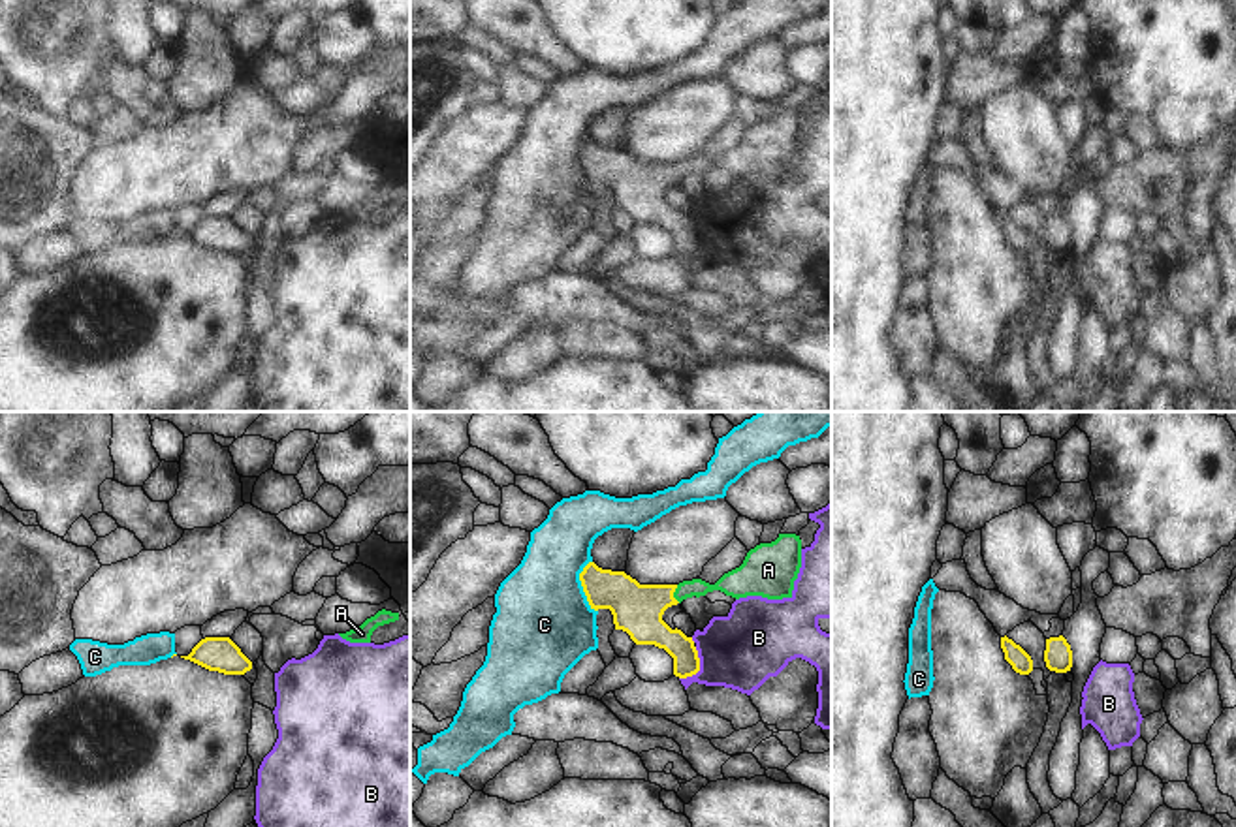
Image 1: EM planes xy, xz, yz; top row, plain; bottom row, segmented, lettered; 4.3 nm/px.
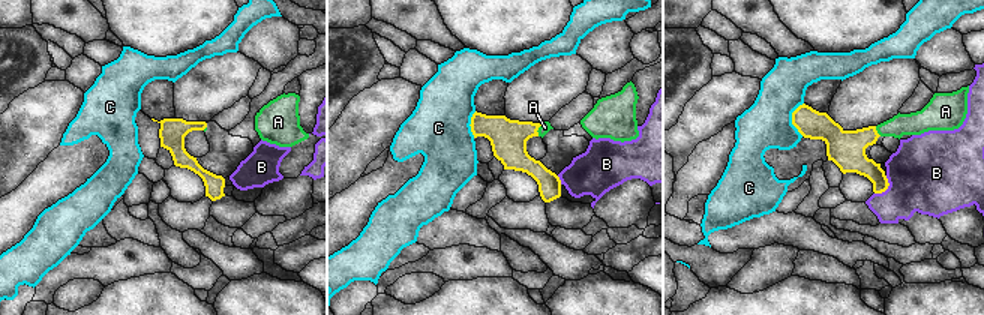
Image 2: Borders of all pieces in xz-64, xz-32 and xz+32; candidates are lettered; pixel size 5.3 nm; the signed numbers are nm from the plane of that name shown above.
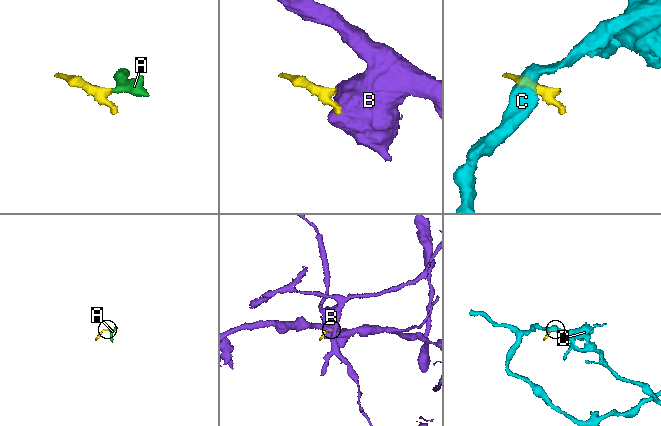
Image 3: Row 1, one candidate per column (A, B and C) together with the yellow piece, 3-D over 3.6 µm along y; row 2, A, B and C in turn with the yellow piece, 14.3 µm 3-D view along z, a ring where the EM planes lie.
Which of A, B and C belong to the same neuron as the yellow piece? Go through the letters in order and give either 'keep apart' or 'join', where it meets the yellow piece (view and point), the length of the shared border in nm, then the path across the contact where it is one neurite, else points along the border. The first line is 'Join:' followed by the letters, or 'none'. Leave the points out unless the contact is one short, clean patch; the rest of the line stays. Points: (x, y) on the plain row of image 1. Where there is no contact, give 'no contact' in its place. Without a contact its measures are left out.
Join: A
A: join | xz (672, 173) | 80 nm | across xz (636, 188), (655, 177), (672, 173), (685, 168), (728, 162)
B: keep apart | xz (698, 247) | 160 nm | along xz (697, 226), (698, 249), (680, 258)
C: keep apart | xz (582, 164) | 220 nm | along xz (589, 140), (580, 153), (580, 164), (586, 179), (597, 190)

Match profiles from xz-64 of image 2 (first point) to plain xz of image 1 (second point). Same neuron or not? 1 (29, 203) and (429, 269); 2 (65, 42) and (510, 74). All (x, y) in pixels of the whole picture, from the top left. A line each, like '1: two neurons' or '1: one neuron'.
1: one neuron
2: two neurons

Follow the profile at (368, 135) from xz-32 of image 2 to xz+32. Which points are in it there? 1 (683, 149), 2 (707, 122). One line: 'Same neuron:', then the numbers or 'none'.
Same neuron: 1, 2

